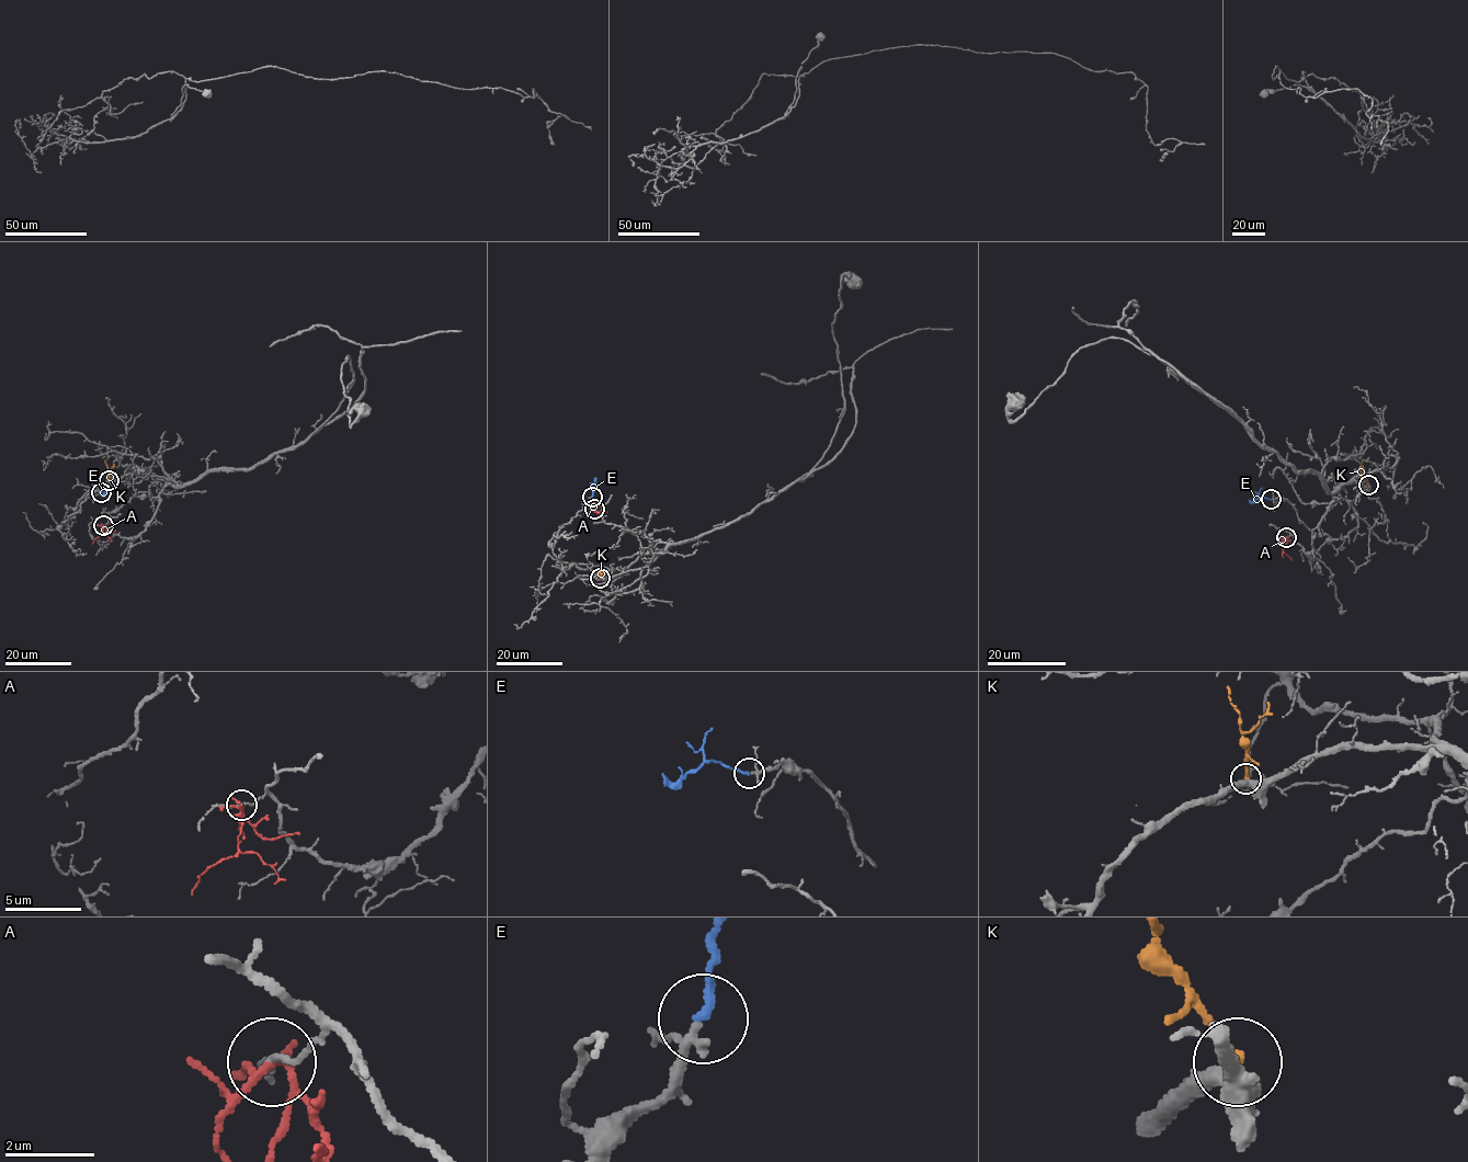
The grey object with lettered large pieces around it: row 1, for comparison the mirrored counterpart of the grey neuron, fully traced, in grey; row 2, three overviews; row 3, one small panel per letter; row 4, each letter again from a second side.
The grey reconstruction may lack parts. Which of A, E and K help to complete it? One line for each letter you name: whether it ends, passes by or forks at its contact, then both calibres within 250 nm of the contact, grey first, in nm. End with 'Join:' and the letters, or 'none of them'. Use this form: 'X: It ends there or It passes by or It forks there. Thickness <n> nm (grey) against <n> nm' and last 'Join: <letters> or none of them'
E: It ends there. Thickness 170 nm (grey) against 200 nm
Join: E

